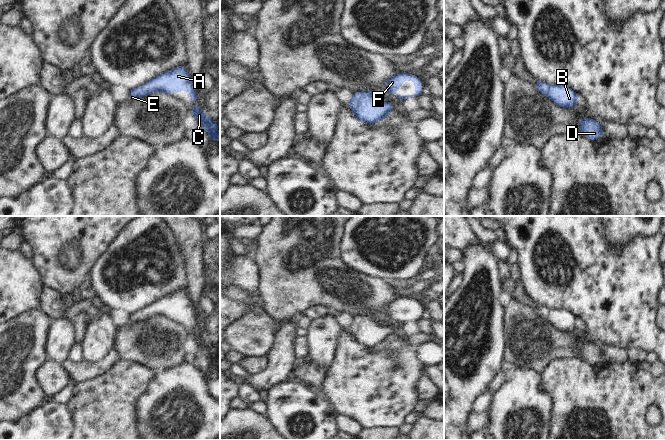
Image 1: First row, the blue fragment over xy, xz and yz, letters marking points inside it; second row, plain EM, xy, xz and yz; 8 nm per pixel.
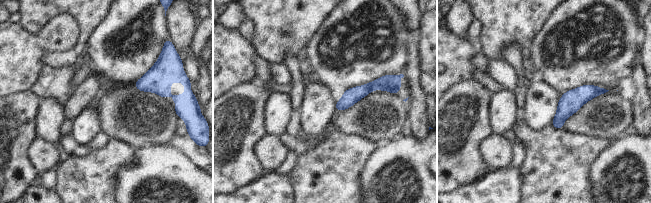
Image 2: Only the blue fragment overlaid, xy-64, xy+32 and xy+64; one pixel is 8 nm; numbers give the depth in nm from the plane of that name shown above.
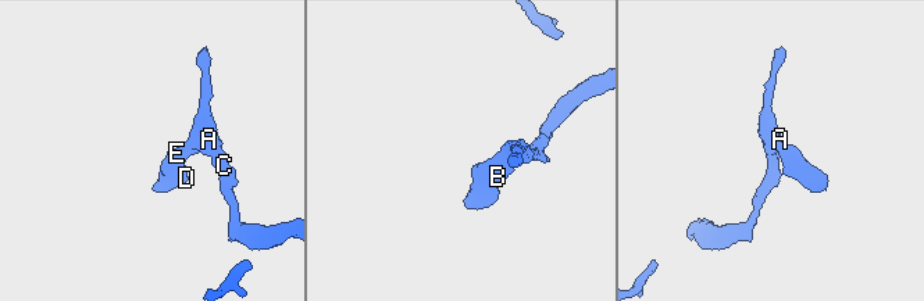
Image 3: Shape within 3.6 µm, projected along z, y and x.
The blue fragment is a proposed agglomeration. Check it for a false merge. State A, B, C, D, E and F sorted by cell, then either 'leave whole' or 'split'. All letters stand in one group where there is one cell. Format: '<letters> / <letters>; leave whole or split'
A B C D E F; leave whole

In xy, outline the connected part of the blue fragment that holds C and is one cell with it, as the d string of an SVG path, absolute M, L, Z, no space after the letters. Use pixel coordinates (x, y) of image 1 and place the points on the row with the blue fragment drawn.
M200 105L193 107L189 111L194 115L194 119L203 124L207 134L210 137L210 141L220 141L220 136L218 135L218 124L213 122L206 114L201 112Z

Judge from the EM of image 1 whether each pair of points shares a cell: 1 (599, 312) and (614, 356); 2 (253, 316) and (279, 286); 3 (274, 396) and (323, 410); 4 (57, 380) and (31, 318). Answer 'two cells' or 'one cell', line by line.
1: two cells
2: two cells
3: one cell
4: two cells

